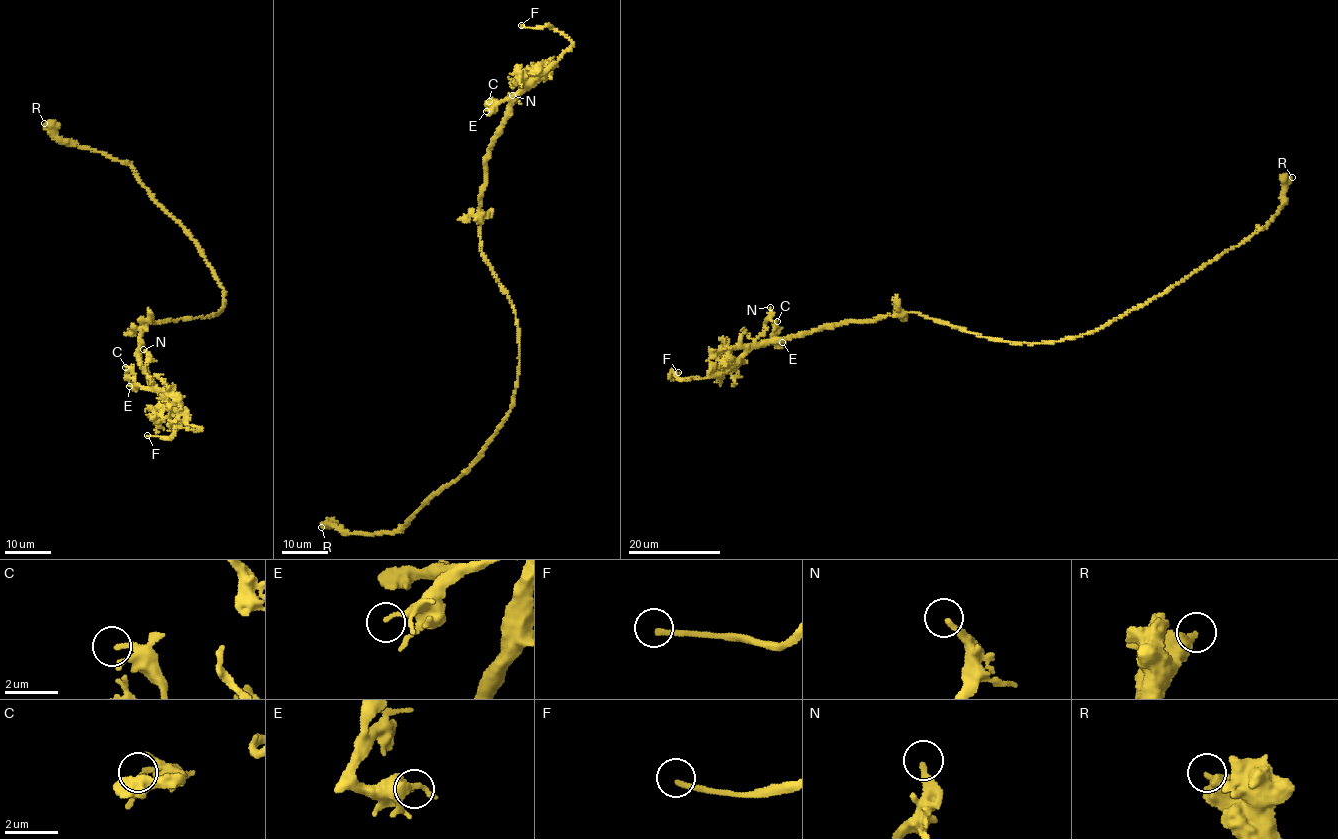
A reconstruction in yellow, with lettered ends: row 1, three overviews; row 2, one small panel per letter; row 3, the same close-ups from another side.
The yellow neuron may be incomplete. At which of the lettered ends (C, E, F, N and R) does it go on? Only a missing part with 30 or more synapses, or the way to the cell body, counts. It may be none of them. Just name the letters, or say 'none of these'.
F

